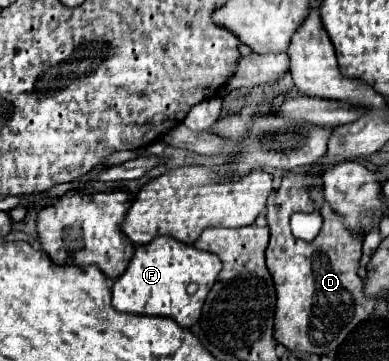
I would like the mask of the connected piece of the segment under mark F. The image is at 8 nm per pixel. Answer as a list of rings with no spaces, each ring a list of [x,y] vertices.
[[[159,236],[151,244],[139,246],[125,274],[113,282],[113,308],[127,314],[171,318],[181,328],[191,328],[199,320],[203,302],[219,272],[221,260],[215,254]]]

